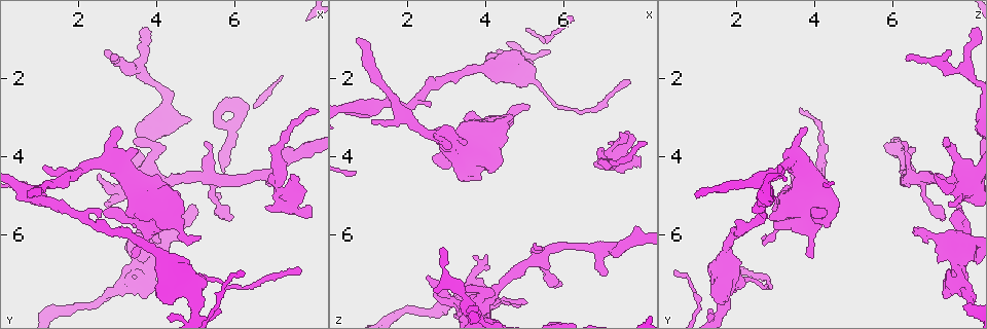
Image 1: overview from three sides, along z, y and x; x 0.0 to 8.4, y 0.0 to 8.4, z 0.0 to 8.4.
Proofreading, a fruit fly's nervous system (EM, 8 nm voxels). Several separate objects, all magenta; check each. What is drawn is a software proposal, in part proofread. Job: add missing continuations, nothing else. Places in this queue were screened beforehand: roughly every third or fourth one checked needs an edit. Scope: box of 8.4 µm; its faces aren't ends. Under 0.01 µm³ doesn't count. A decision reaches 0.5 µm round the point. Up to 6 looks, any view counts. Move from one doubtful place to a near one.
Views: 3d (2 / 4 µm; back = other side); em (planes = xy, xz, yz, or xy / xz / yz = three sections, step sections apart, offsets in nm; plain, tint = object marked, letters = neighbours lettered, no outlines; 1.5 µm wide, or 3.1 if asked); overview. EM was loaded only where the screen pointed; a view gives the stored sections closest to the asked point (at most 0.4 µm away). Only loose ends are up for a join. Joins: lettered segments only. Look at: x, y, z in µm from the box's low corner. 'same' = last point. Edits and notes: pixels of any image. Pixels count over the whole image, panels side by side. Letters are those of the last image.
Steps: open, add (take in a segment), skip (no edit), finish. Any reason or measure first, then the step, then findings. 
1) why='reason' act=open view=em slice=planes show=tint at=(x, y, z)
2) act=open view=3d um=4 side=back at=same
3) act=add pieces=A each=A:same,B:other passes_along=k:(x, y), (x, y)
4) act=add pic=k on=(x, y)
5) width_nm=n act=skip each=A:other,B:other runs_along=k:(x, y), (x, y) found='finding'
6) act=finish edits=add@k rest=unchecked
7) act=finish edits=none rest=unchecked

why='an open end' act=open view=em slice=xy step=8 show=tint at=(2.55, 5.55, 2.60)

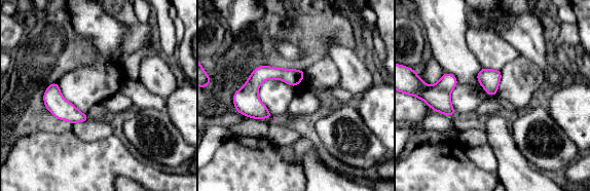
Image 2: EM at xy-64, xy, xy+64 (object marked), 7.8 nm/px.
why='another direction' act=open view=em slice=planes show=letters at=same

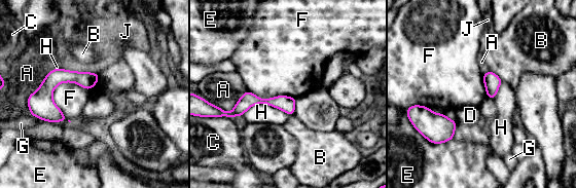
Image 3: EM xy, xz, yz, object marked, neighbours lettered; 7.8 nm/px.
act=skip each=A:other,B:other,C:other,D:other,E:other,F:other,G:other,H:other,J:other border=3:(97, 82), (61, 82), (51, 99) found='none of them fits'

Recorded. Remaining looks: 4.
why='free end' act=open view=em slice=planes show=plain at=(3.65, 5.85, 6.50)

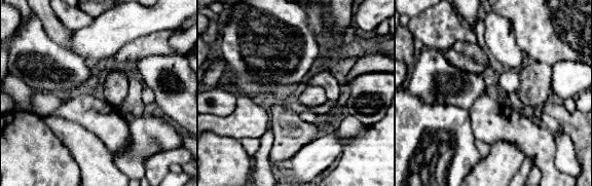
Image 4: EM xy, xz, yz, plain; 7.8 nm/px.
why='what lies round it' act=open view=em slice=planes show=letters at=same

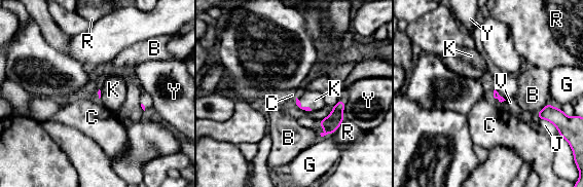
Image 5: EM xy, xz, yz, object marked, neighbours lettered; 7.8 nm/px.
act=add pieces=K each=B:other,C:other,G:other,J:other,K:same,R:other,V:other,Y:other passes_along=5:(298, 103), (302, 107), (314, 100) found='it goes on there'

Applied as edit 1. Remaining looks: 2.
why='redraw' act=open view=overview

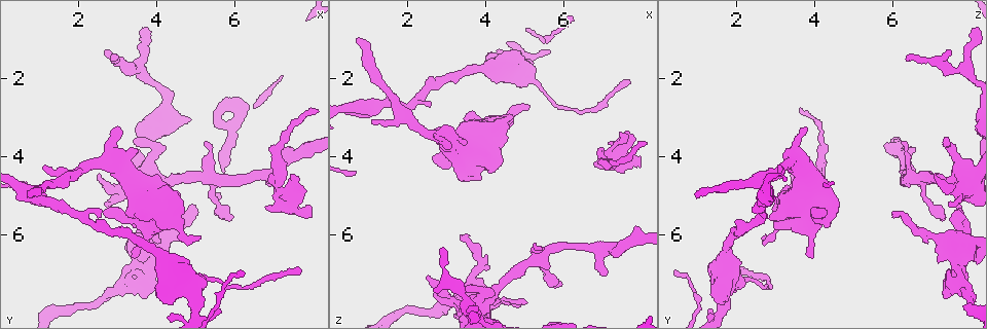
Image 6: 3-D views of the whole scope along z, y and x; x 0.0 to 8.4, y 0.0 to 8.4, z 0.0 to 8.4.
why='branch stops here' act=open view=em slice=planes show=letters at=(2.75, 1.20, 7.45)

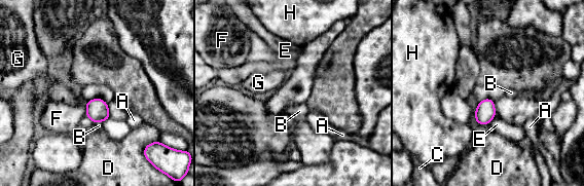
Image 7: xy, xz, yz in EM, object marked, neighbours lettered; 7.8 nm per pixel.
width_nm=140 act=skip each=A:other,B:other,C:other,D:other,E:other,F:other,G:other,H:other border=7:(494, 102), (496, 115) found='none of them fits'

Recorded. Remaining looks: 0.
act=finish edits=add@5 rest=unchecked

